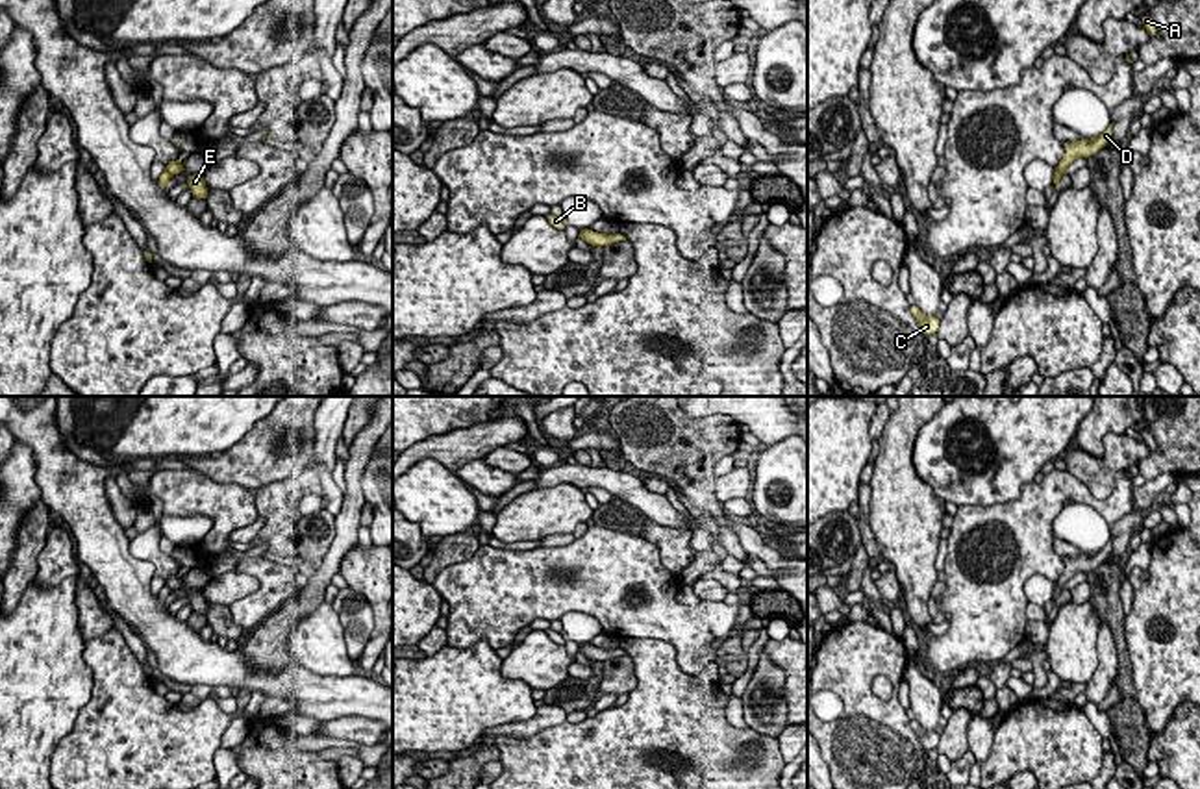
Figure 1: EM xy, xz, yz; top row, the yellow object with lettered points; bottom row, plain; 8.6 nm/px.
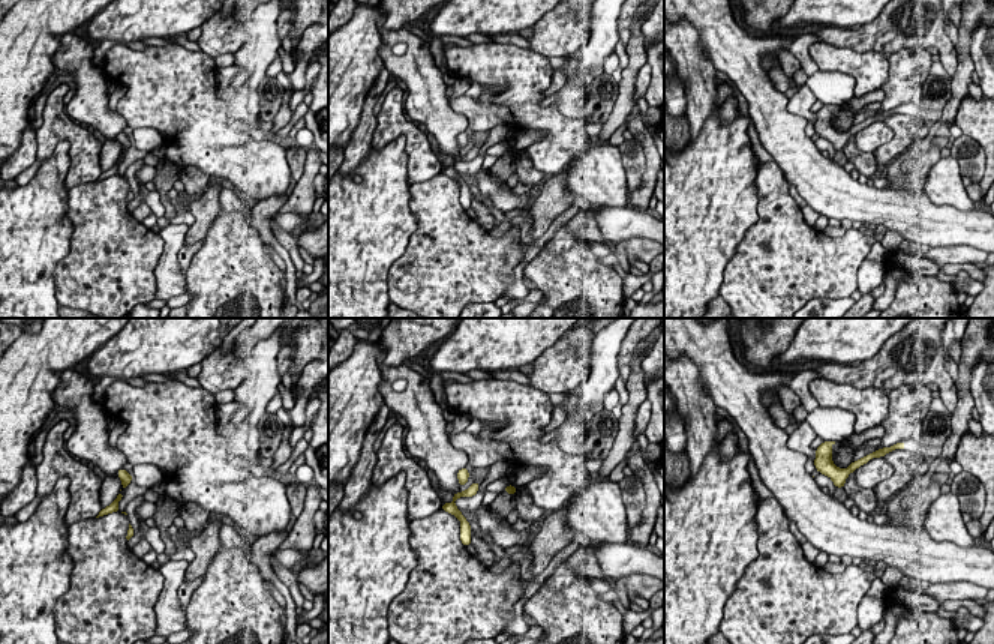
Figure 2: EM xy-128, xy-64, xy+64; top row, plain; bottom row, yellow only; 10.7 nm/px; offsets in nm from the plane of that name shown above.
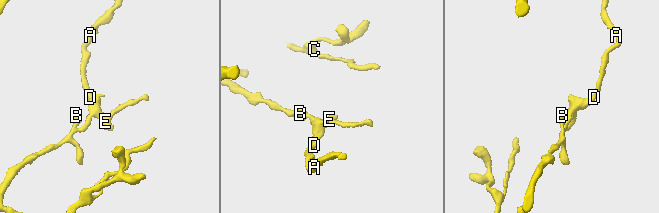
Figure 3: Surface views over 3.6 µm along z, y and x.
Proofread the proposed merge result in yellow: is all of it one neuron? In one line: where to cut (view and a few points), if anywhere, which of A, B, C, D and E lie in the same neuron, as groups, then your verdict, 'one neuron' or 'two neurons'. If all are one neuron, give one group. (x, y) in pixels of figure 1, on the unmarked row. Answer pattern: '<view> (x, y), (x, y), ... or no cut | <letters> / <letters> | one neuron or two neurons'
yz (1056, 584), (1063, 588) | A D E / B C | two neurons

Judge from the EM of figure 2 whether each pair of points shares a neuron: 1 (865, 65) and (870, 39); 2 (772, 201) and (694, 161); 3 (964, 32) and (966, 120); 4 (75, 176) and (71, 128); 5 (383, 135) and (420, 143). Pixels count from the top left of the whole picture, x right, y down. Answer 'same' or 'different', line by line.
1: different
2: different
3: different
4: same
5: same

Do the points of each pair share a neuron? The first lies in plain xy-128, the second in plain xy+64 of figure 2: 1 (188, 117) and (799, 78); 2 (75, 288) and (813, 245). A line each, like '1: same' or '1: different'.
1: different
2: same

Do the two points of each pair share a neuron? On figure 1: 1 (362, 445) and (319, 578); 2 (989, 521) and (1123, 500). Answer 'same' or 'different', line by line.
1: same
2: same

